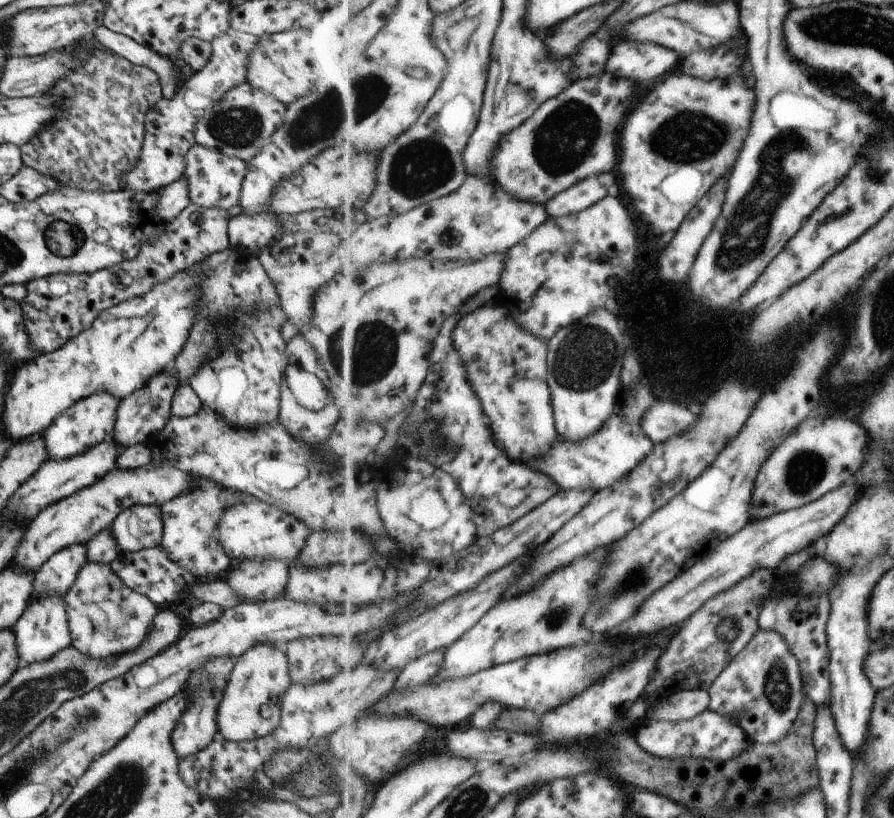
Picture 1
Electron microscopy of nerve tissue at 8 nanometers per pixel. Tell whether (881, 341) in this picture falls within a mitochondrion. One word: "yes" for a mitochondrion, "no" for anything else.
yes

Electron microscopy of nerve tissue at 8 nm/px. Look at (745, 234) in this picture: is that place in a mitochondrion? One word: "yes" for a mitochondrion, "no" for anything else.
yes

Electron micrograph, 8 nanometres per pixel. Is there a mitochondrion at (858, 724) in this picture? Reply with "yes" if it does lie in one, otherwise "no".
no

